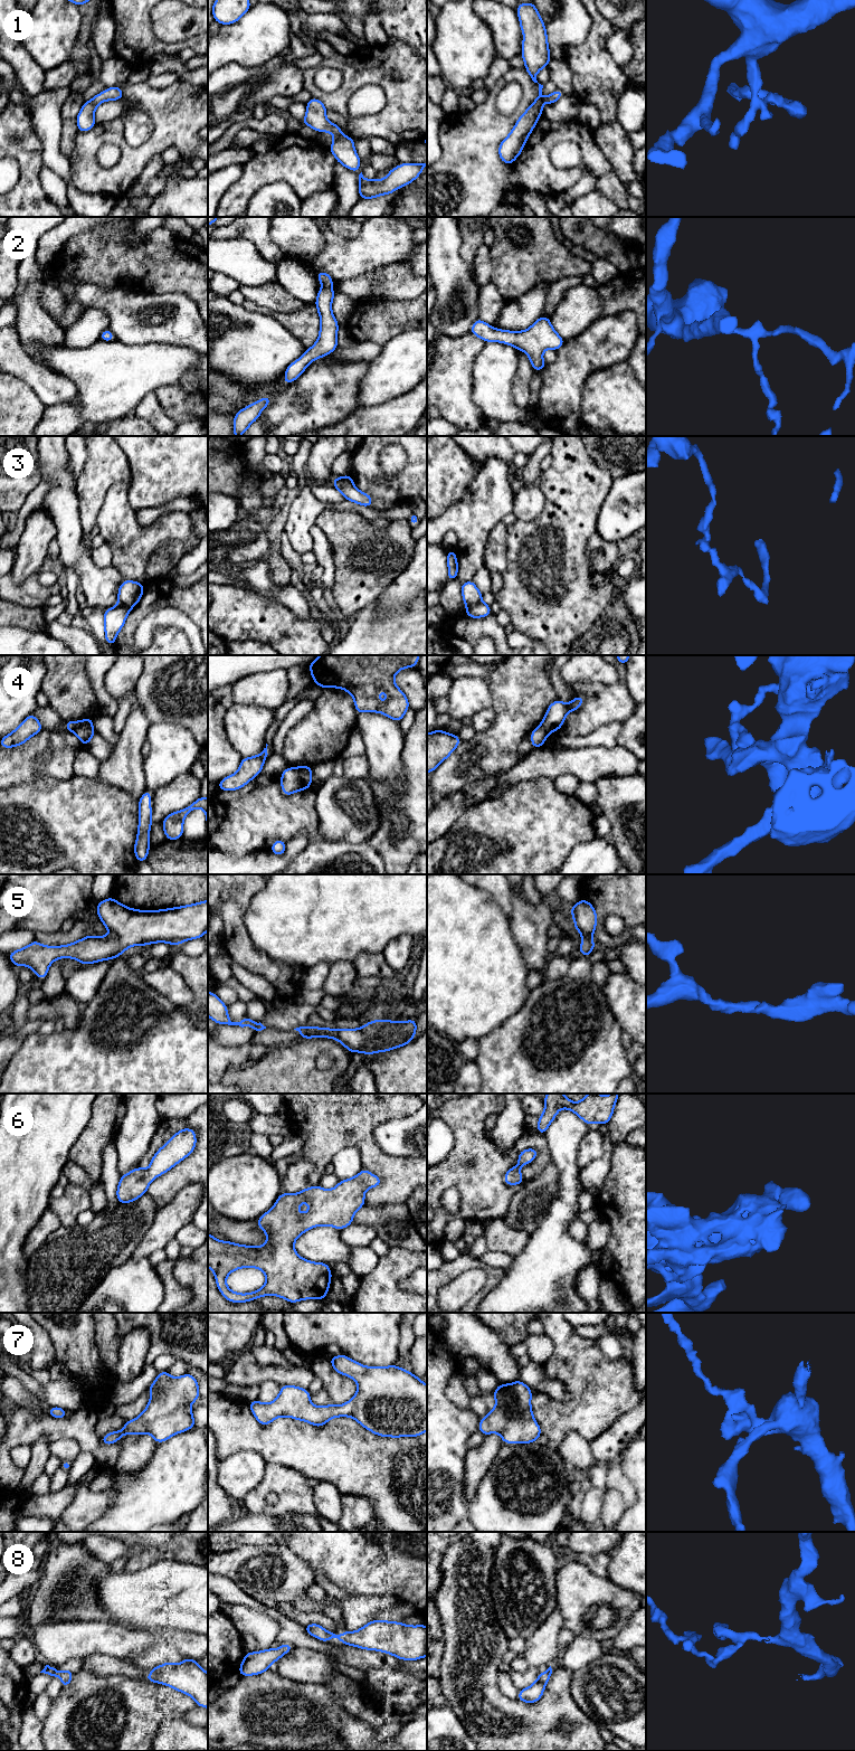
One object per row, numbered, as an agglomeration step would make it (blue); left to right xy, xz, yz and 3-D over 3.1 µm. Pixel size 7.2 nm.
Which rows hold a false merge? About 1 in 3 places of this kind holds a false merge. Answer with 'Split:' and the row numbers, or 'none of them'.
Split: 3, 4

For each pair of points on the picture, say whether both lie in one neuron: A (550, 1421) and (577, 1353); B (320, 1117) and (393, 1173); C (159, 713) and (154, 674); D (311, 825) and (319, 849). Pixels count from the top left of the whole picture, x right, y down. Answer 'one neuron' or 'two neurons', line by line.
A: one neuron
B: one neuron
C: one neuron
D: two neurons

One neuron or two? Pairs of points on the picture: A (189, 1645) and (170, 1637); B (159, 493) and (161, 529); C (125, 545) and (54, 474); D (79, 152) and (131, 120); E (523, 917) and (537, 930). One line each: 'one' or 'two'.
A: one
B: two
C: two
D: two
E: one

